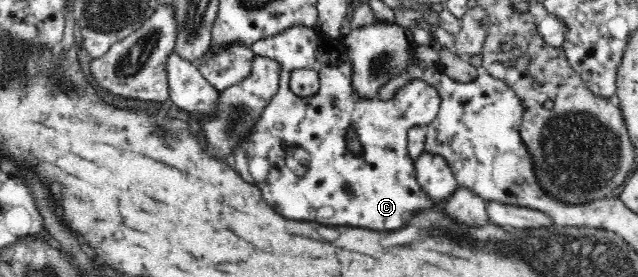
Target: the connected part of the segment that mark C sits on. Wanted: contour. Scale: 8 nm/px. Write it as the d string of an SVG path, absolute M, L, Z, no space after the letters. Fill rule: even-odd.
M291 28L273 38L259 40L253 44L252 52L254 56L269 58L279 64L279 87L277 95L262 112L257 127L236 148L233 154L234 169L243 180L259 188L275 212L291 220L337 226L349 224L371 230L397 230L419 208L435 205L418 183L414 160L407 151L408 130L414 126L425 128L438 115L441 99L435 88L416 79L398 89L387 100L361 98L353 89L353 59L349 57L347 47L340 39L329 38L320 30L311 28ZM299 68L318 72L320 90L315 96L303 99L290 90L290 74ZM349 133L353 133L355 141L359 143L359 149L355 152L346 142Z

